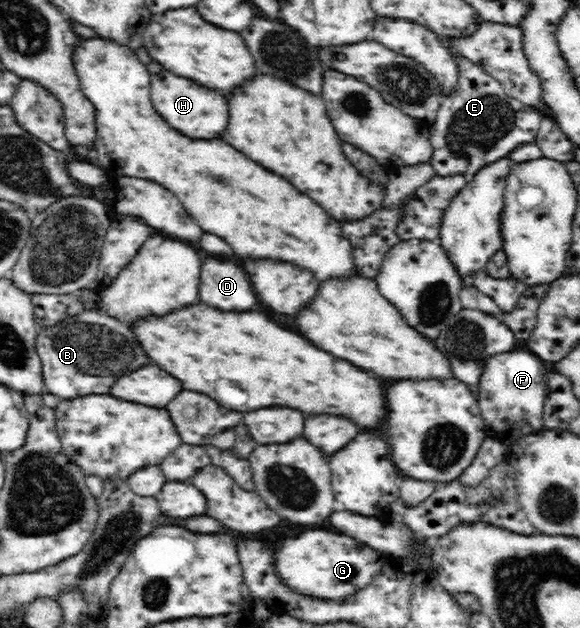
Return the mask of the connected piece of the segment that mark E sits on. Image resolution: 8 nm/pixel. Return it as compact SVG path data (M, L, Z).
M448 46L451 57L457 66L456 82L451 86L450 92L442 100L442 107L432 124L427 125L428 139L431 146L429 162L435 171L435 176L463 176L467 181L486 164L506 156L520 143L535 140L542 115L528 106L522 105L518 100L506 96L498 80L480 68L473 60L462 55L458 47Z

